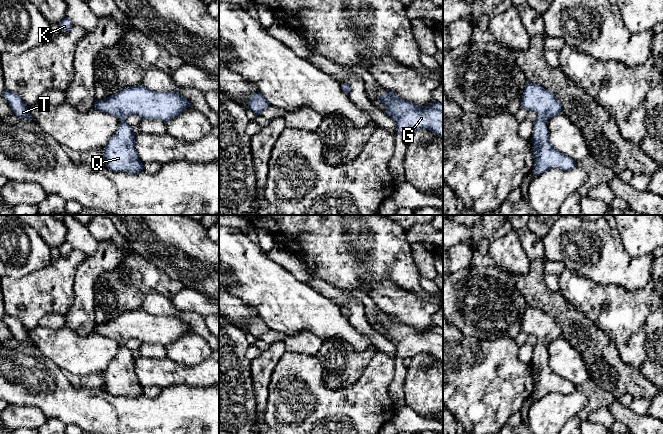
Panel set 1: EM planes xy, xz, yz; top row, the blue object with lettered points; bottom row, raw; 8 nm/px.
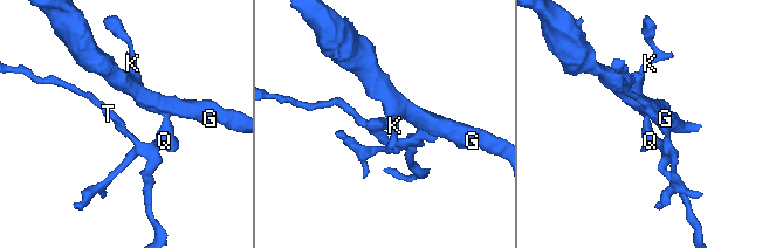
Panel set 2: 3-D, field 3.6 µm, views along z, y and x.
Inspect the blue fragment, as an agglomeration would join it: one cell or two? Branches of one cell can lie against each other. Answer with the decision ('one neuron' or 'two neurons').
one neuron

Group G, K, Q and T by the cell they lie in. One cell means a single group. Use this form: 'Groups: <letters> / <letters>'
Groups: G K Q T

